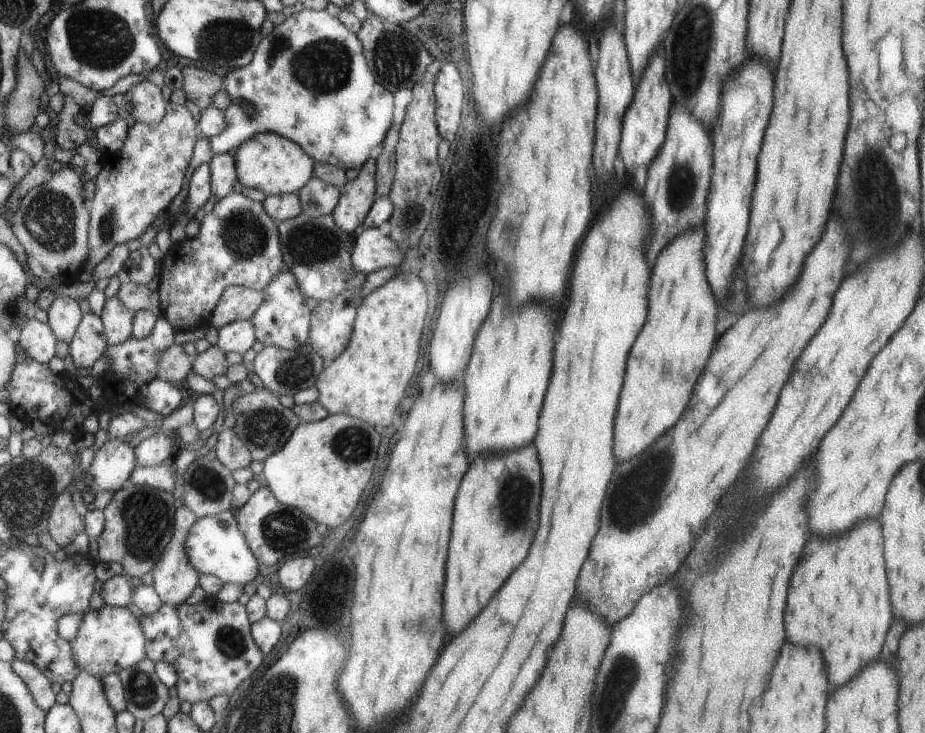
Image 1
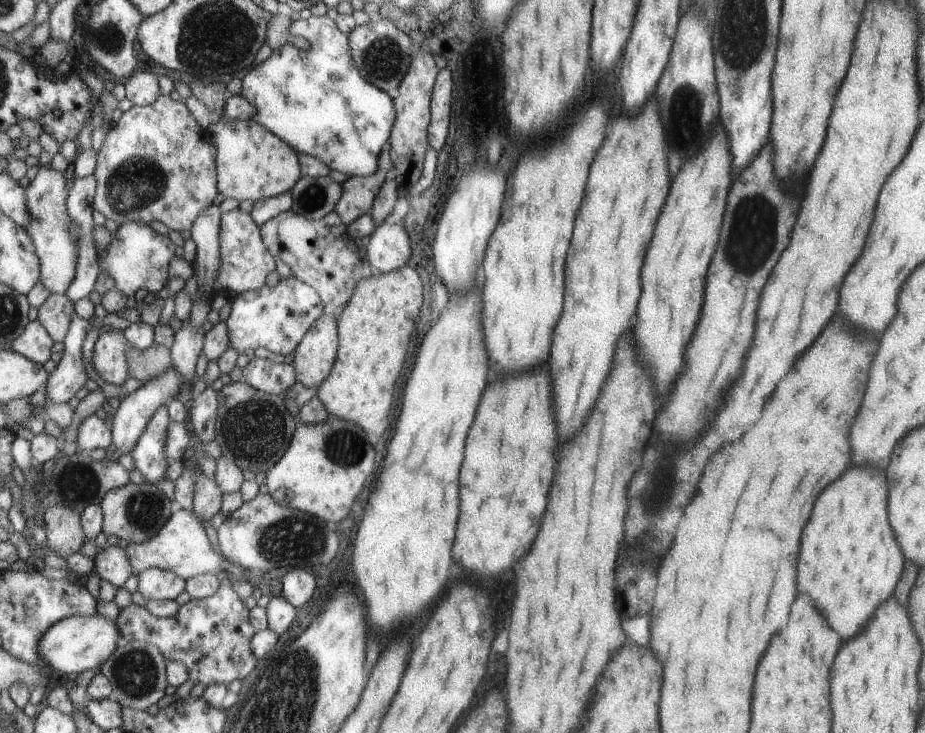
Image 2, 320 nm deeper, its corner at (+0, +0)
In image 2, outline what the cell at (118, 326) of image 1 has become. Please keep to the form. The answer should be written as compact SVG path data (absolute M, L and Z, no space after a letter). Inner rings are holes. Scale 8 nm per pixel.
M110 328L111 331L100 334L94 345L93 367L105 382L122 385L130 377L126 355L130 344L124 330Z

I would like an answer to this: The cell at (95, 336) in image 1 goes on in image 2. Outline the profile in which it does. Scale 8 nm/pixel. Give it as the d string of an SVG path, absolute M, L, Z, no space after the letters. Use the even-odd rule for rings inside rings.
M75 314L70 332L63 342L64 356L50 374L46 390L47 404L67 403L87 384L89 376L85 372L85 362L83 362L83 342L89 330L91 330L91 322Z

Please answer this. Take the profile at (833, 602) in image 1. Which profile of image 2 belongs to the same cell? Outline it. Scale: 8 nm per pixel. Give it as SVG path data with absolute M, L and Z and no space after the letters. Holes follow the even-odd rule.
M857 466L847 470L843 478L837 478L823 490L823 494L819 494L815 514L811 514L807 530L803 530L803 550L799 550L799 592L807 594L815 606L819 606L819 612L831 626L835 626L835 630L839 630L839 634L843 634L843 640L855 636L867 624L875 606L891 596L903 568L903 556L887 522L885 506L887 482L884 470Z

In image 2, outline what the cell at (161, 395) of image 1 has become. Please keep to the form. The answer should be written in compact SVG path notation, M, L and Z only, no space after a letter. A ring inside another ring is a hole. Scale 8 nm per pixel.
M168 405L160 406L149 421L138 444L130 452L136 461L136 468L147 483L159 484L159 481L167 476L169 464L173 463L166 453L171 421Z

